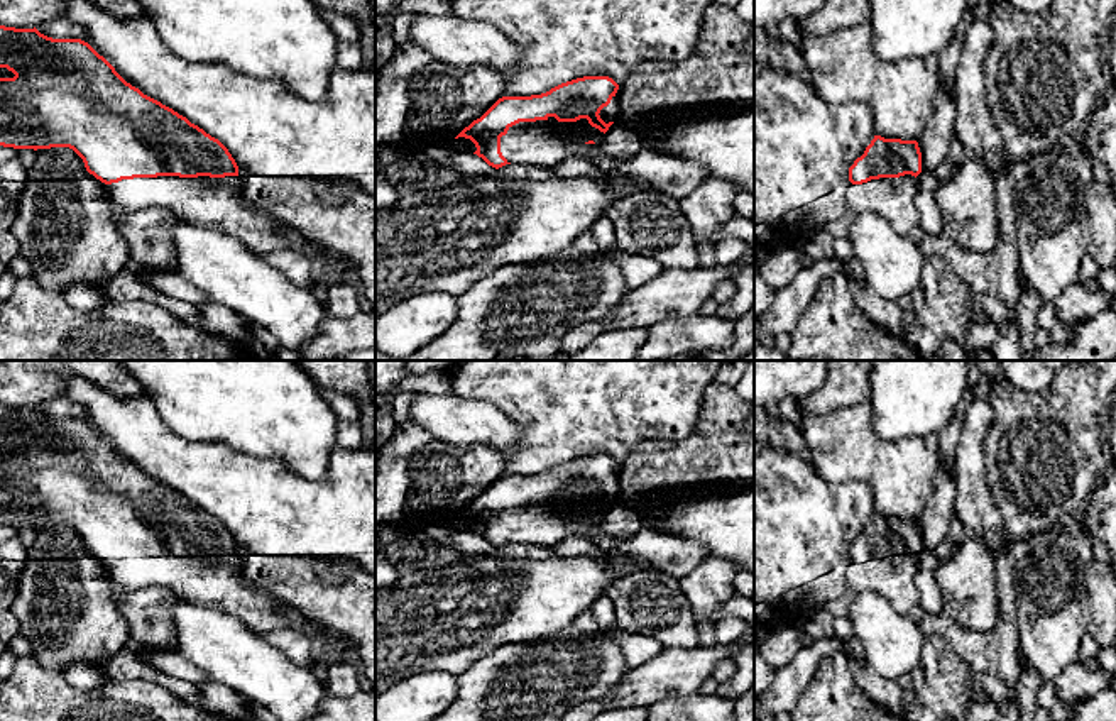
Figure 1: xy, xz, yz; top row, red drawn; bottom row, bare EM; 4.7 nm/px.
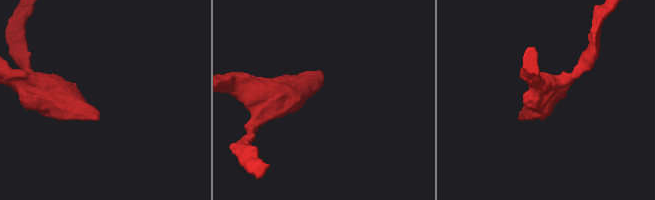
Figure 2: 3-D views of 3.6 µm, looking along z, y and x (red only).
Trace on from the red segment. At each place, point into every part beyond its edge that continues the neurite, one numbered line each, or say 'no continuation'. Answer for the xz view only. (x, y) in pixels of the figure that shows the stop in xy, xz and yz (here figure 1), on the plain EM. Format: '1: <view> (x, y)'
1: xz (545, 522)

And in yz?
1: yz (893, 577)

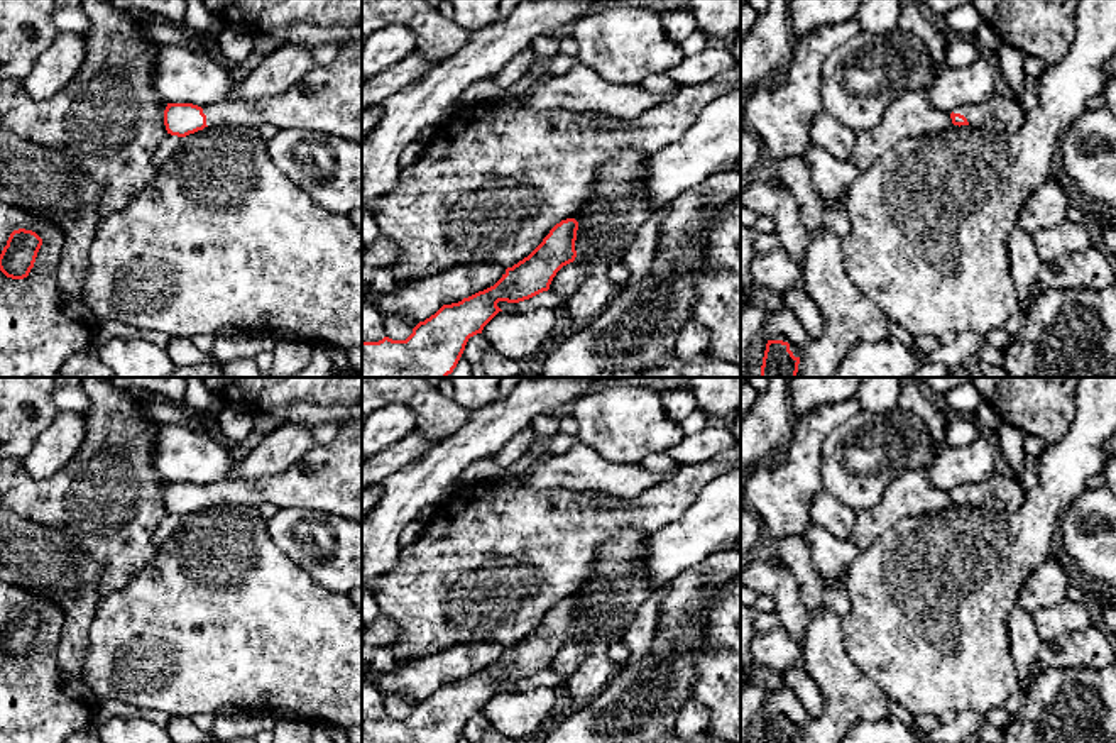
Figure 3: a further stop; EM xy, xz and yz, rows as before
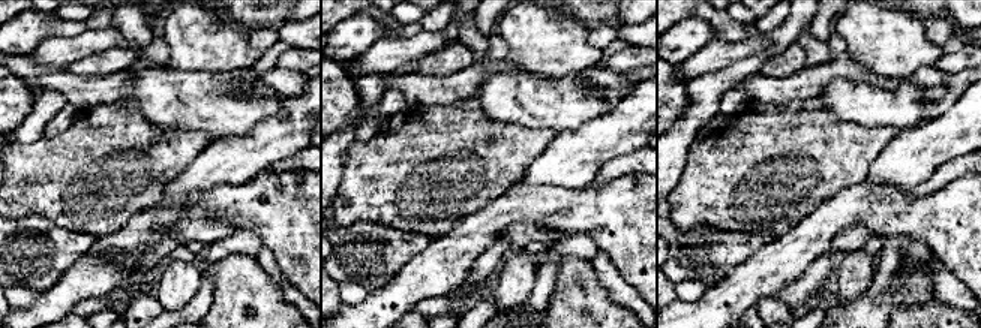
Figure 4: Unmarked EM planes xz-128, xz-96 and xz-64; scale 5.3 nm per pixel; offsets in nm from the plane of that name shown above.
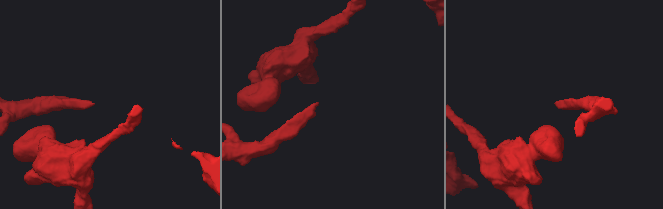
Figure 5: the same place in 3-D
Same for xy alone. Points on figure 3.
1: xy (328, 478)

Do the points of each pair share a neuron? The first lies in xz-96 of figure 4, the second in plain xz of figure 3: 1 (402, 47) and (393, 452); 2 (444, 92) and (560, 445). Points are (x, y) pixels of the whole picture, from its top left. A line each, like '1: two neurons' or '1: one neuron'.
1: one neuron
2: two neurons

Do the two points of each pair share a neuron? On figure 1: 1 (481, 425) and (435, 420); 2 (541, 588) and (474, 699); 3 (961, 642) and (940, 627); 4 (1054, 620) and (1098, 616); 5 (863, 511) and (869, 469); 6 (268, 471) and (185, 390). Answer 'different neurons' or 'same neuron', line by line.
1: same neuron
2: different neurons
3: same neuron
4: different neurons
5: different neurons
6: different neurons

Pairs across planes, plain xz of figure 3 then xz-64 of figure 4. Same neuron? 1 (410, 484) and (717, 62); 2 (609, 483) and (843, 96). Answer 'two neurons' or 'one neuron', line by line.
1: two neurons
2: two neurons

